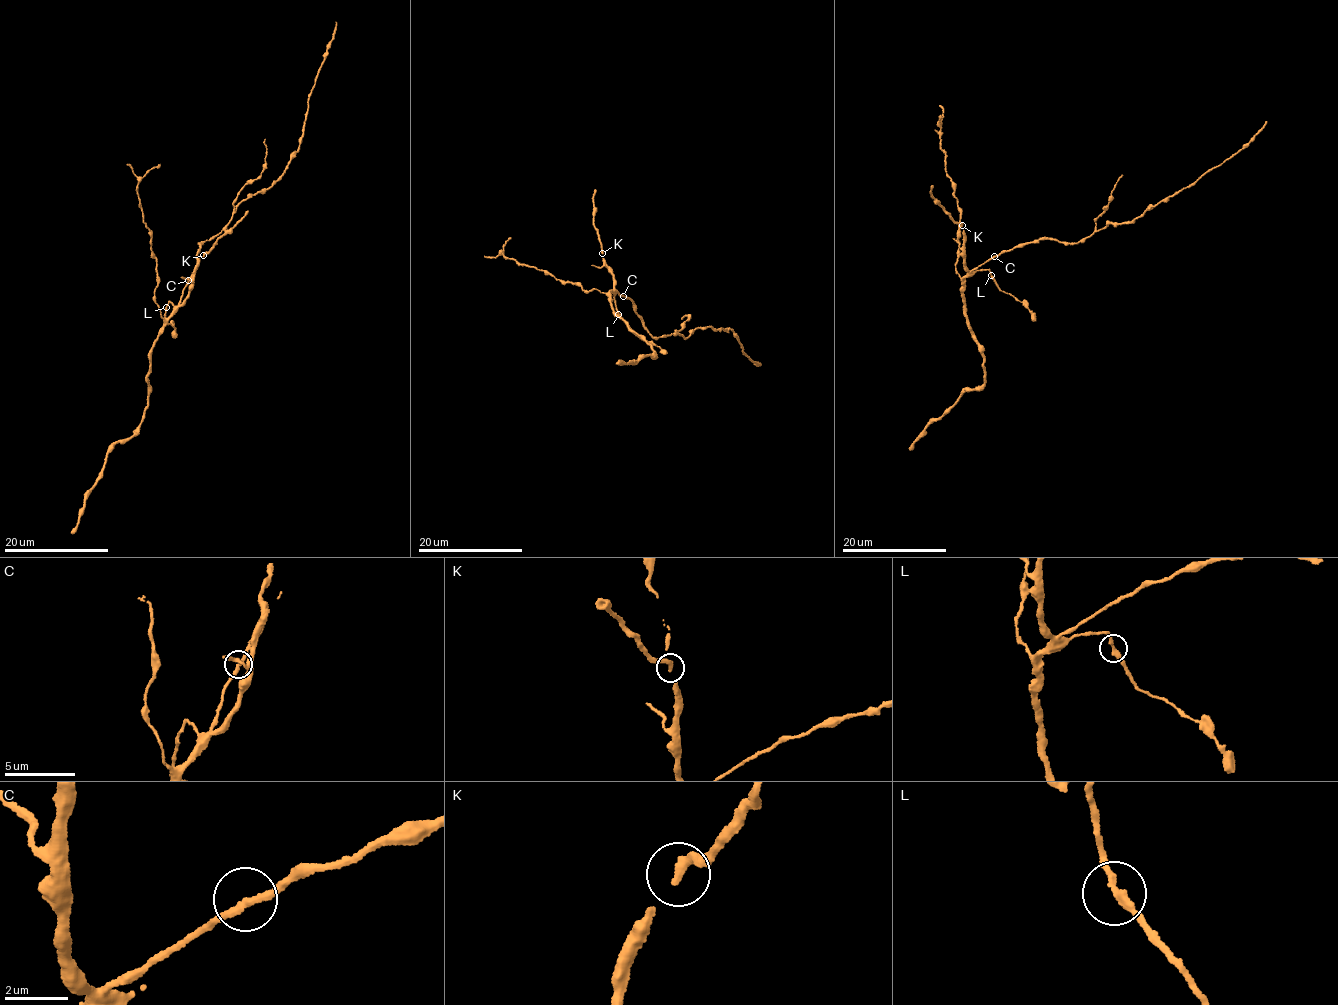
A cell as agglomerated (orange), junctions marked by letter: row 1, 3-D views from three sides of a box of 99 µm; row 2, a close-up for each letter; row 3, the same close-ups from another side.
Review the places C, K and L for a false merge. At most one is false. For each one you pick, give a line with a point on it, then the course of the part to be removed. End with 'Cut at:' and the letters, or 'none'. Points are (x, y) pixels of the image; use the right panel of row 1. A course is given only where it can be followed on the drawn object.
Cut at: none

